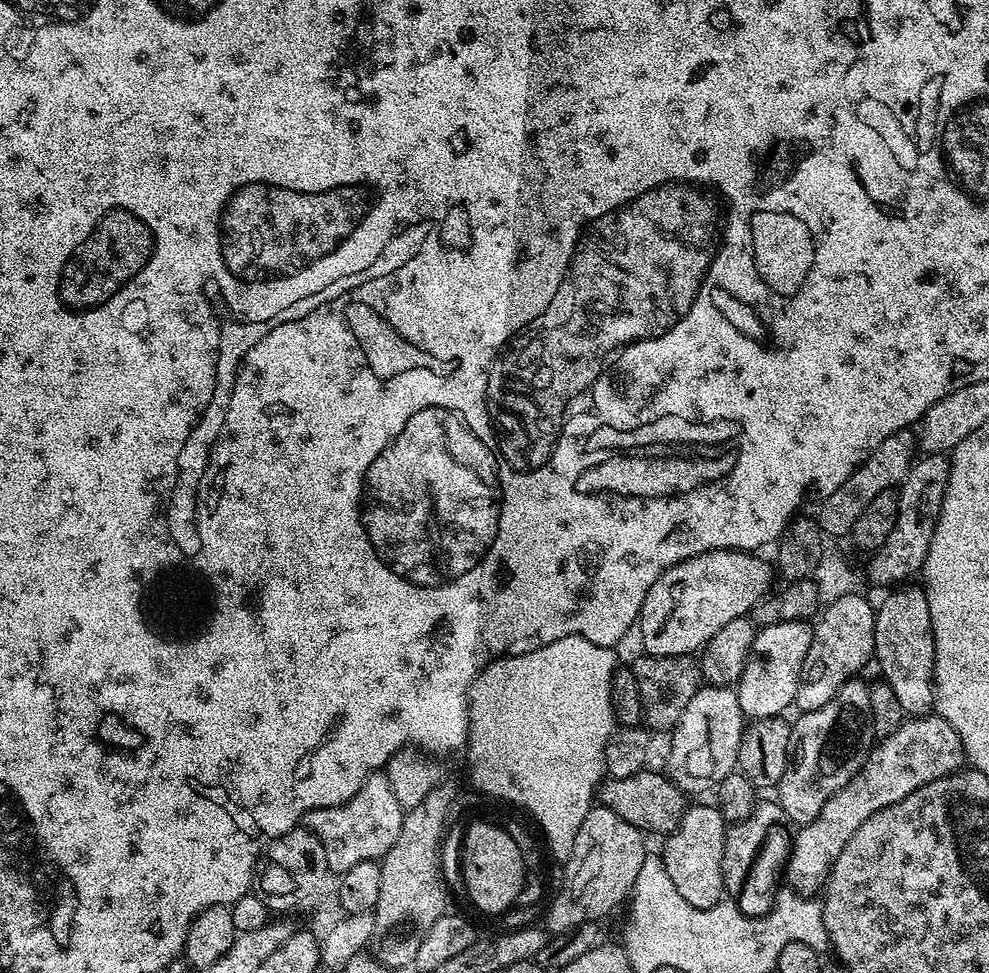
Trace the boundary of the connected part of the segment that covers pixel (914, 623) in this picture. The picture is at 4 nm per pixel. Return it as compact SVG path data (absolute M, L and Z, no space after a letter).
M896 586L887 593L881 604L876 608L874 622L874 660L880 663L880 672L885 683L894 690L898 702L902 702L905 713L924 714L934 704L934 630L930 618L930 602L928 593L923 587Z

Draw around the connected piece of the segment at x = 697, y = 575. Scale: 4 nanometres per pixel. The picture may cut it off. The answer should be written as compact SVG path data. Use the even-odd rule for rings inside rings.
M723 548L722 550L709 550L698 554L694 558L686 558L680 560L673 568L667 568L658 578L658 582L654 582L654 586L650 586L650 590L646 594L646 602L640 611L638 621L638 632L640 628L640 640L644 643L643 651L650 656L692 656L699 653L704 645L710 642L710 638L714 638L714 634L718 634L718 630L722 630L722 626L726 626L726 622L734 622L740 616L748 616L749 612L756 604L769 595L773 591L772 572L774 576L774 568L763 560L763 555L757 554L755 551L738 552L735 548Z

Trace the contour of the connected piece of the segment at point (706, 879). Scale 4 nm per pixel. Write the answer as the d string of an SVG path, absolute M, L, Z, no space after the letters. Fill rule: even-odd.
M696 804L685 807L684 816L680 820L680 825L673 832L667 833L662 851L662 859L666 874L670 874L670 882L678 886L678 894L690 902L690 906L695 908L712 908L720 903L725 895L724 883L722 882L722 850L724 849L724 833L726 831L726 821L719 807L708 804Z

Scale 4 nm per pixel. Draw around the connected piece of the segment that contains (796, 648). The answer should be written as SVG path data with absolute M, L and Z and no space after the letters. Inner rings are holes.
M803 620L777 622L757 631L746 666L735 685L736 697L745 717L764 720L767 716L779 716L793 707L802 674L802 662L806 662L806 650L812 641L811 623Z

